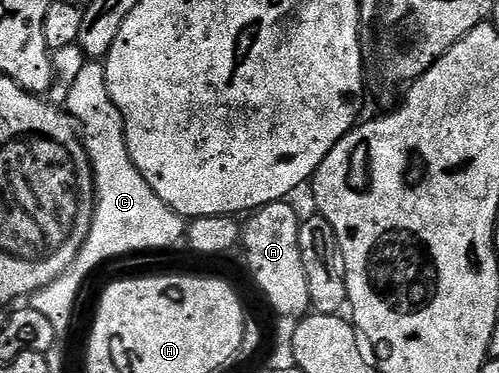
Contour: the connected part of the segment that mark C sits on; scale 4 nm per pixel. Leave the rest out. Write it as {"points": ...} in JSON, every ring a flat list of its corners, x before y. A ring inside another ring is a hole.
{"points":[[88,61,78,72,78,76,67,84,65,112,79,127,79,141,83,143,83,152,87,164,92,167,94,179,94,209,92,219,88,221,86,234,79,244,76,265,64,277,50,281,44,288,38,289,28,299,29,308,40,315,68,315,66,299,74,297,82,275,88,267,94,267,100,259,106,259,106,253,112,259,120,251,154,247,183,239,185,236,185,218,174,213,150,188,147,181,135,171,127,153,126,138,119,122,111,115,106,105,105,66,98,61]]}

